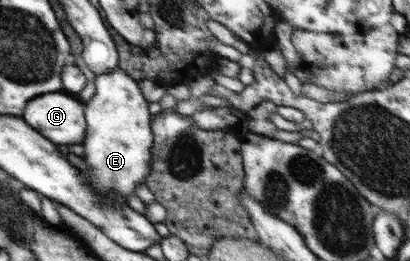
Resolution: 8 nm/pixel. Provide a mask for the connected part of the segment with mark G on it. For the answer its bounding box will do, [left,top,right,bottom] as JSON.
[22,92,86,144]

